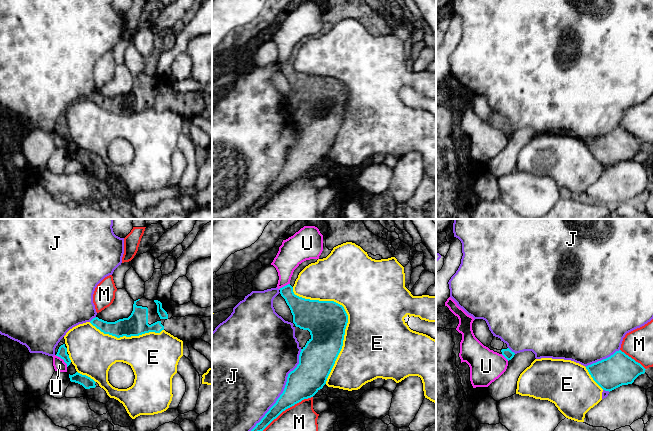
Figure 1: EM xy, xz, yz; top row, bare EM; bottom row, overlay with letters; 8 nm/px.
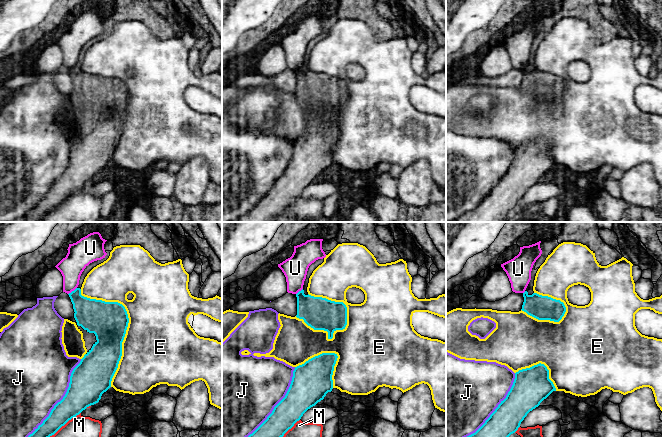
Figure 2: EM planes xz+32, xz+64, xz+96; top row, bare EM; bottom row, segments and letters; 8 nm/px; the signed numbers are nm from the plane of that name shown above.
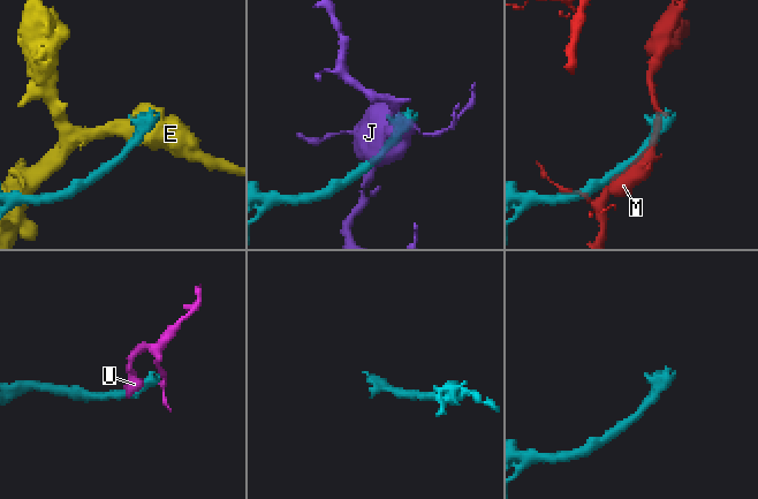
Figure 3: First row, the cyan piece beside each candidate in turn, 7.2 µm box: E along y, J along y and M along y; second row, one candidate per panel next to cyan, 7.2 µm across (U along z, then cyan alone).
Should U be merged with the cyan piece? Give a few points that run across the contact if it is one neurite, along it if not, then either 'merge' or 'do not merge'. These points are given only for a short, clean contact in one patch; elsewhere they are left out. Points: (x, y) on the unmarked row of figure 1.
line xy (55, 131), (59, 132), (67, 142); do not merge

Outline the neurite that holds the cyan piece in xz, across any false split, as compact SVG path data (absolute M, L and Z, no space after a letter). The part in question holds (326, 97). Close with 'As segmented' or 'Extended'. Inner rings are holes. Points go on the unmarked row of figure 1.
M288 60L279 65L293 91L293 99L296 103L310 108L311 114L301 125L299 140L288 150L283 169L276 179L269 185L259 199L245 212L252 216L258 209L263 207L283 187L313 173L326 160L327 154L342 125L345 105L348 99L348 91L344 83L334 77L310 76L294 70L293 63Z. As segmented

